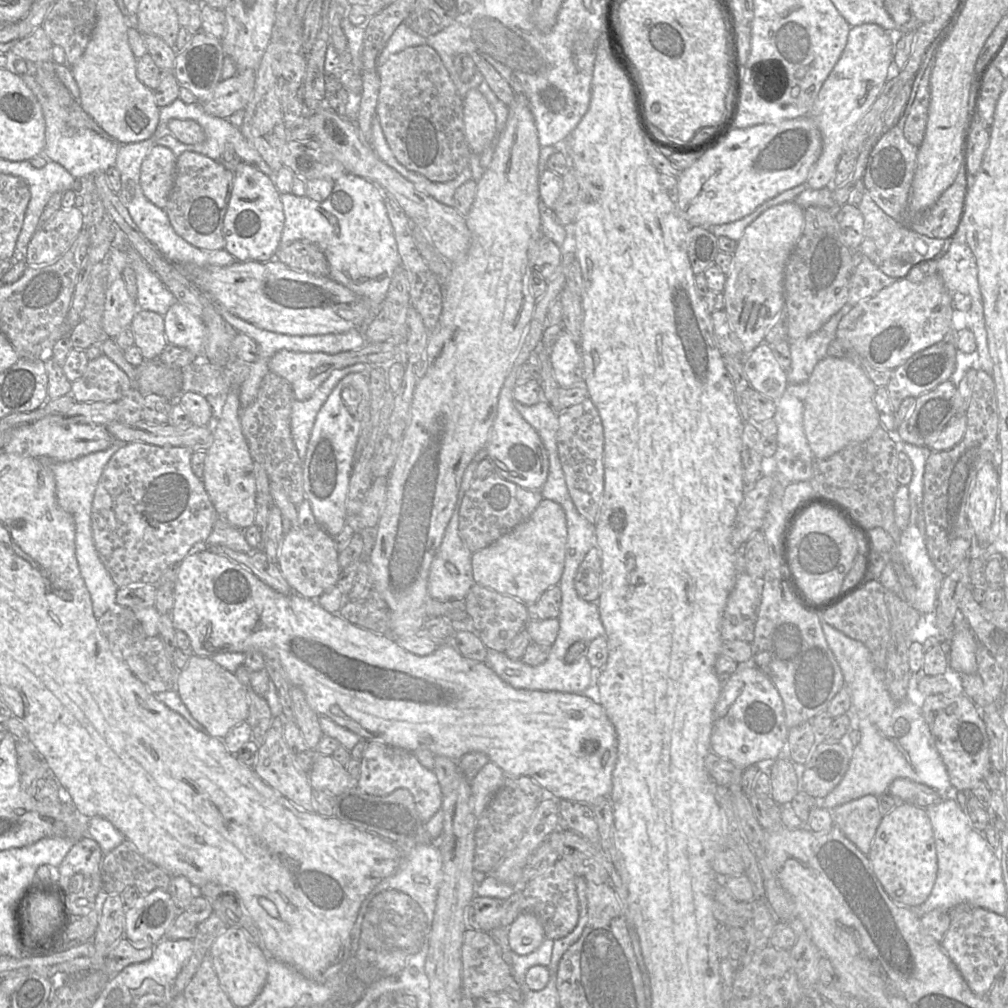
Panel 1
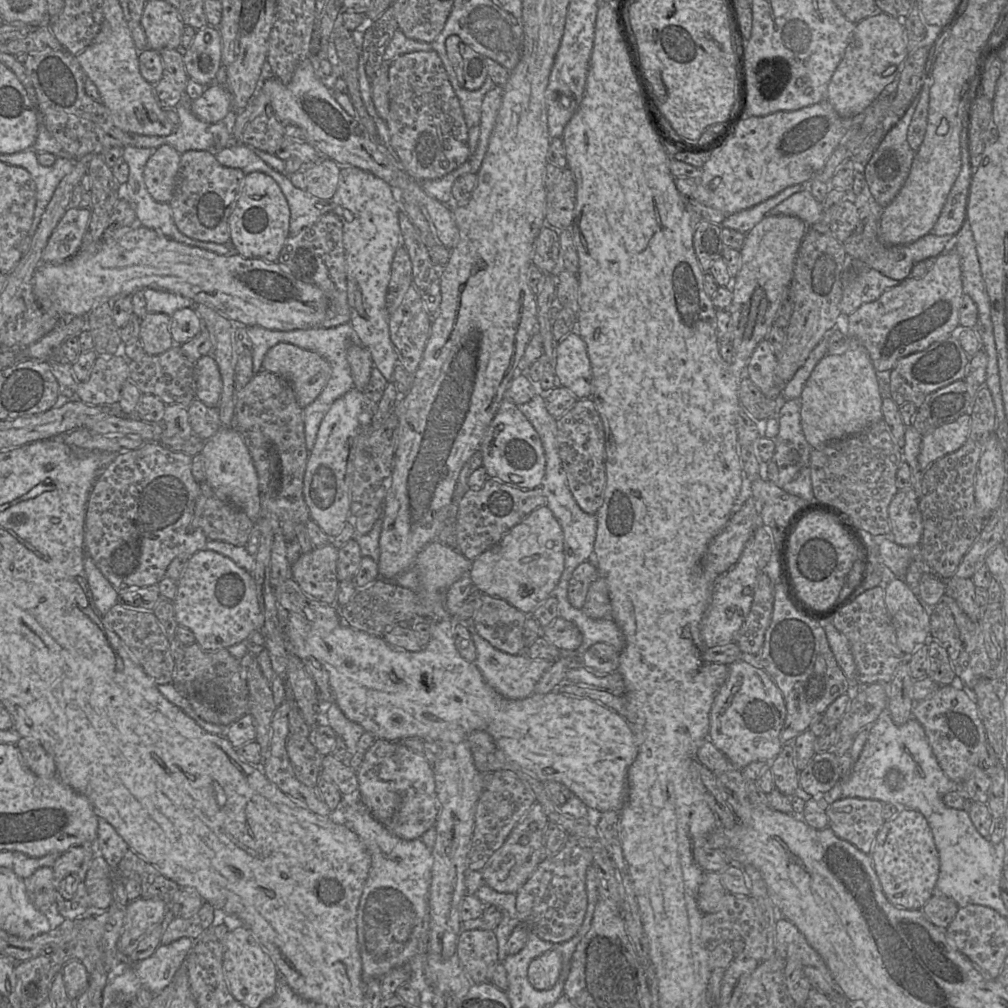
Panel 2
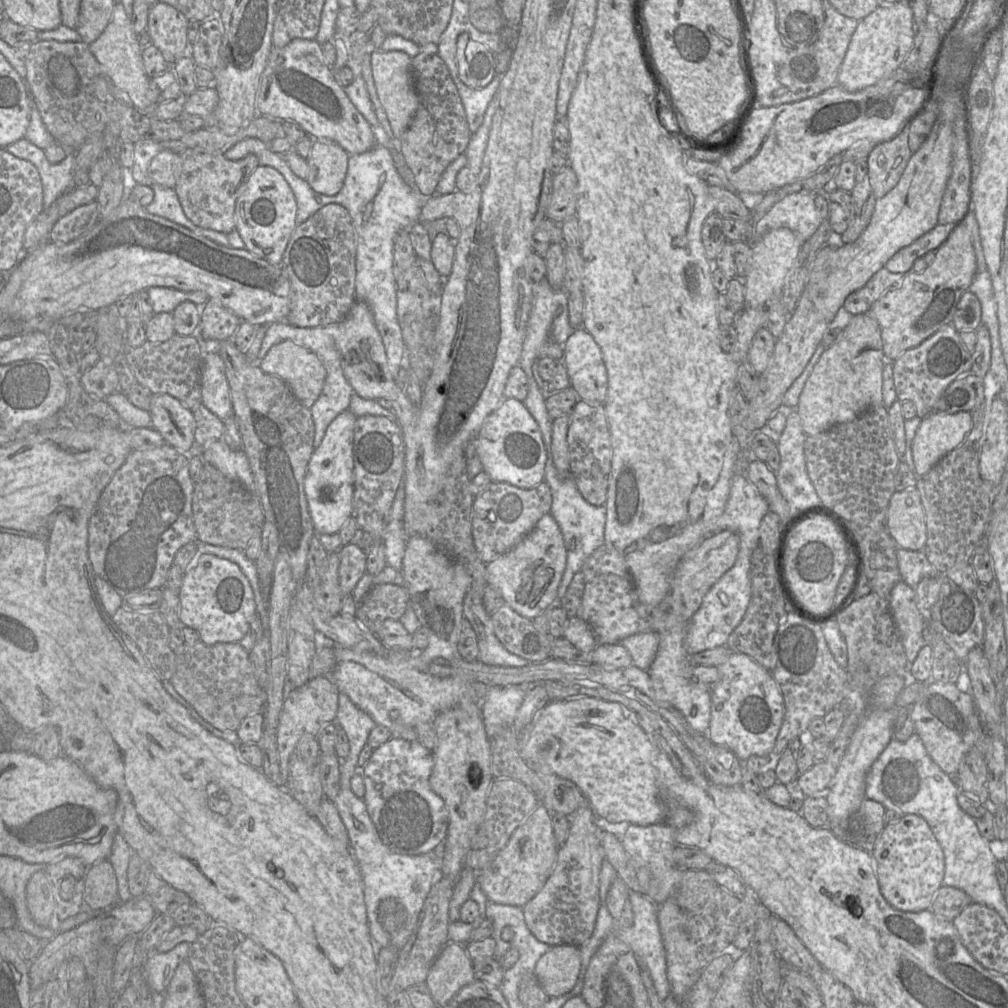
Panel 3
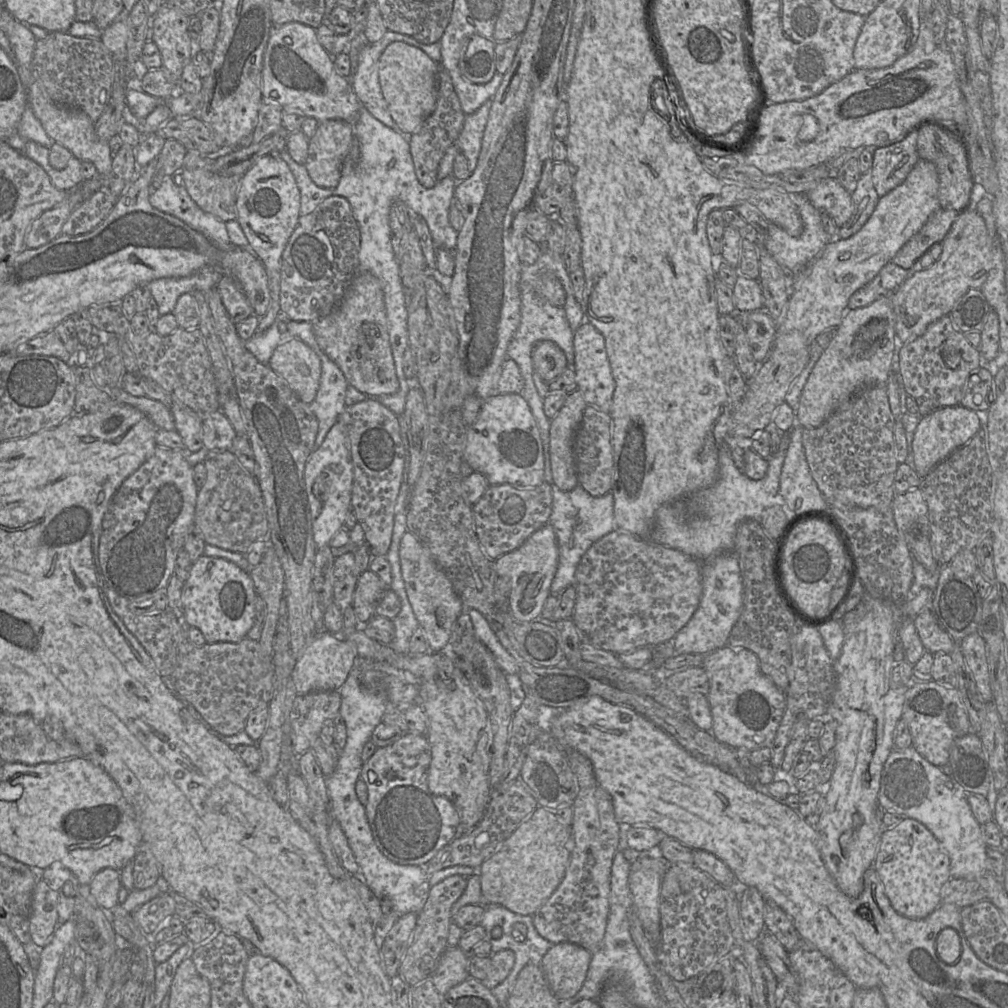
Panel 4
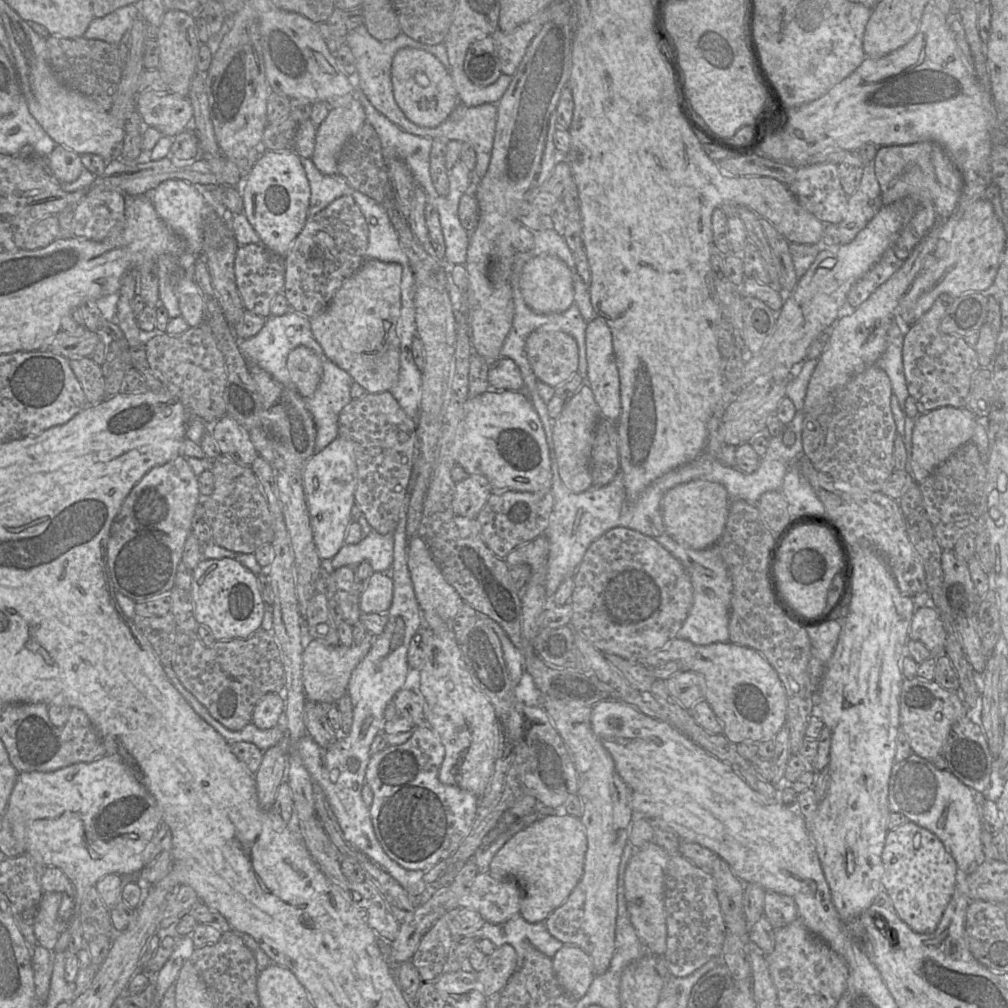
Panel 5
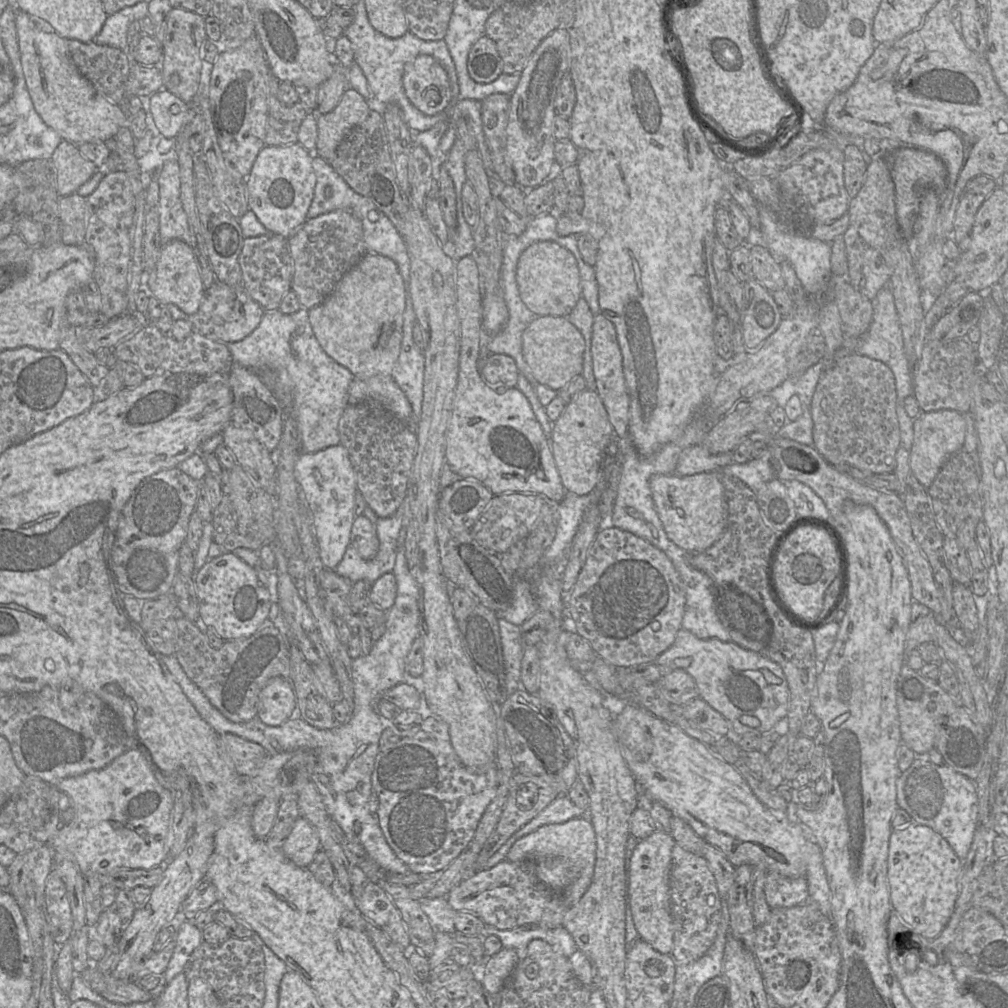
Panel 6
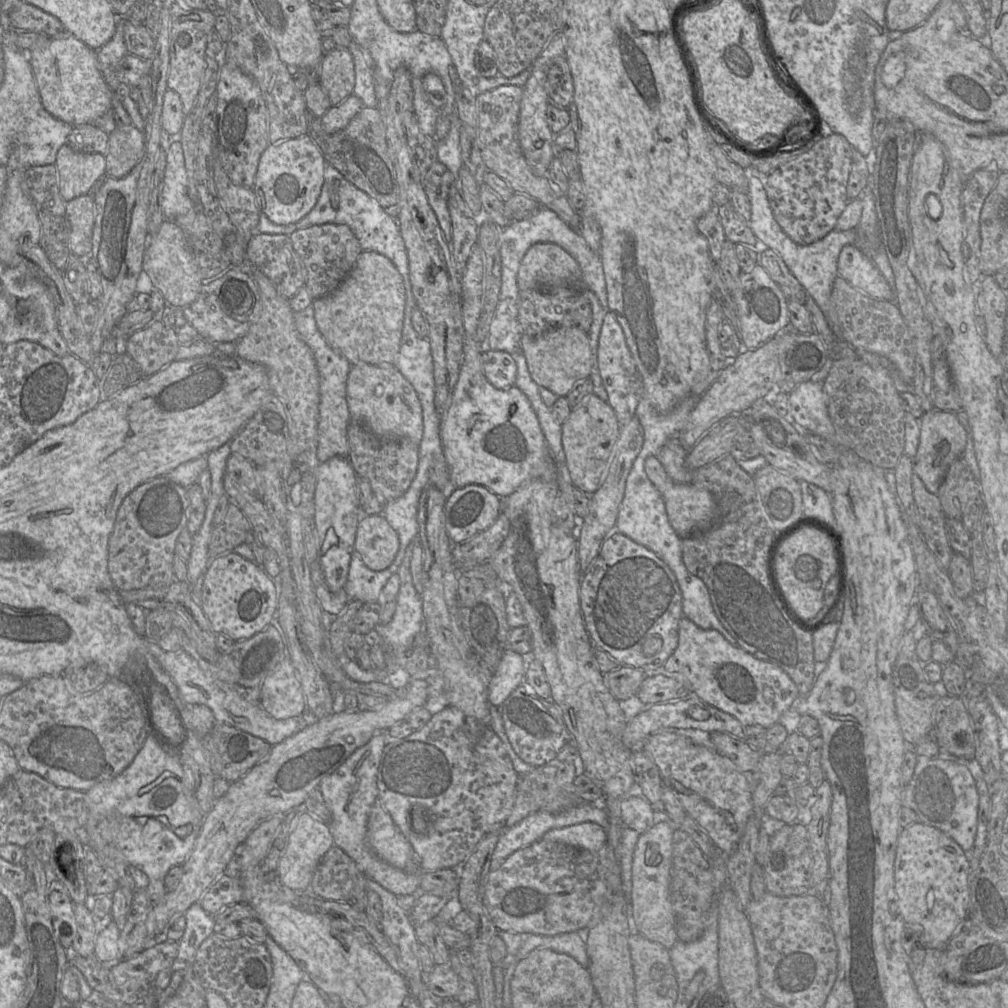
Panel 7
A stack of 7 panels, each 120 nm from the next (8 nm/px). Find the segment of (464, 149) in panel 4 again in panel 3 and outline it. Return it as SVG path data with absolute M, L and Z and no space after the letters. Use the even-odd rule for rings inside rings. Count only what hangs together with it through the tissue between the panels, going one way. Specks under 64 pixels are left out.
M496 93L487 106L482 124L475 133L471 134L470 141L464 152L467 158L467 164L465 167L468 167L473 174L479 174L480 172L483 156L488 143L492 119L497 106L498 96Z

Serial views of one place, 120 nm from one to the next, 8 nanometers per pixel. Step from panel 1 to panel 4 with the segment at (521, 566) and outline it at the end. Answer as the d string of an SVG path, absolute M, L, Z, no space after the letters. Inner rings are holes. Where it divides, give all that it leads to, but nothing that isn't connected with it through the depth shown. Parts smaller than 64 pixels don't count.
M547 523L532 533L519 548L495 560L497 575L510 579L511 590L508 598L515 620L529 622L540 618L543 606L551 594L550 586L557 570L558 557L556 534L552 526Z

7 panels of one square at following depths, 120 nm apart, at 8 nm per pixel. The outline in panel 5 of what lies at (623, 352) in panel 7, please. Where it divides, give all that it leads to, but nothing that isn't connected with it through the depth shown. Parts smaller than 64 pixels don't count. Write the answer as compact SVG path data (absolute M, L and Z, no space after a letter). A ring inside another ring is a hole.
M595 317L587 323L585 333L587 359L586 383L593 392L601 415L604 418L617 422L621 414L620 381L612 345L611 330L602 318Z

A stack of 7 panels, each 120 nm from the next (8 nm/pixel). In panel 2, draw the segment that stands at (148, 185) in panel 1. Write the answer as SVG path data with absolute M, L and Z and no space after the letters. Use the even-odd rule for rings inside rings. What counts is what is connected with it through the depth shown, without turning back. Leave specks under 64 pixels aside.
M163 144L154 150L144 168L144 182L152 198L169 203L176 186L181 154L172 146Z

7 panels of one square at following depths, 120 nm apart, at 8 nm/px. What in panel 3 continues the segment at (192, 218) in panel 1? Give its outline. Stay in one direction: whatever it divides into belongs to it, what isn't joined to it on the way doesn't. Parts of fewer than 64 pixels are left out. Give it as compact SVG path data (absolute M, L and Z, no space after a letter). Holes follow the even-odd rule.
M187 147L180 153L180 157L181 172L174 188L185 215L196 226L230 233L235 229L236 200L259 165L257 156L248 154L233 161L224 154L207 153Z

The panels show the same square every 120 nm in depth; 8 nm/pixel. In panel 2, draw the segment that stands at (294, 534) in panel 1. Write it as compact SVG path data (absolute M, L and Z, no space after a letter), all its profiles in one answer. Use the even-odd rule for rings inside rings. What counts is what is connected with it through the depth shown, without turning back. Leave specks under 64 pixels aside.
M332 542L302 553L290 566L291 578L315 600L335 605L339 589L338 548Z

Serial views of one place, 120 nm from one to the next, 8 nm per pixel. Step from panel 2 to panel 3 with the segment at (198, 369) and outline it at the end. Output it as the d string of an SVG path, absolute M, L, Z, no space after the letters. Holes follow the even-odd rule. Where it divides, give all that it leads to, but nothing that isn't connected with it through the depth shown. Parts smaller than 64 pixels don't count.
M206 351L201 371L202 404L222 421L233 415L229 384L221 355Z

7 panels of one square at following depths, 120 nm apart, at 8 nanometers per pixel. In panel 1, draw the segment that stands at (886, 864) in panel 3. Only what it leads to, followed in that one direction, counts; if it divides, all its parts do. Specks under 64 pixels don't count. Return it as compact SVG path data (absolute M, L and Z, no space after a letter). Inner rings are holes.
M897 802L897 805L882 817L867 856L877 879L894 903L906 908L917 908L923 904L932 891L938 870L935 838L926 808Z

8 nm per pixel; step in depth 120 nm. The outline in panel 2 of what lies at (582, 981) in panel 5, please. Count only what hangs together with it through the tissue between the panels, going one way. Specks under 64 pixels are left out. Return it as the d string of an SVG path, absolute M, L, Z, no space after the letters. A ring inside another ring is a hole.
M551 949L535 960L528 967L528 980L537 990L549 990L558 981L562 968L560 953Z

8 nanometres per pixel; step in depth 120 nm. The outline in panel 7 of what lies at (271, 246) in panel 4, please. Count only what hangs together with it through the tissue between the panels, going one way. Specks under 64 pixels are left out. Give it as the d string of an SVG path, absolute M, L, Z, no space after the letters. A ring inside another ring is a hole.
M309 134L285 139L282 143L270 143L263 152L253 185L257 204L271 222L277 225L296 223L304 218L316 205L324 184L326 160Z

